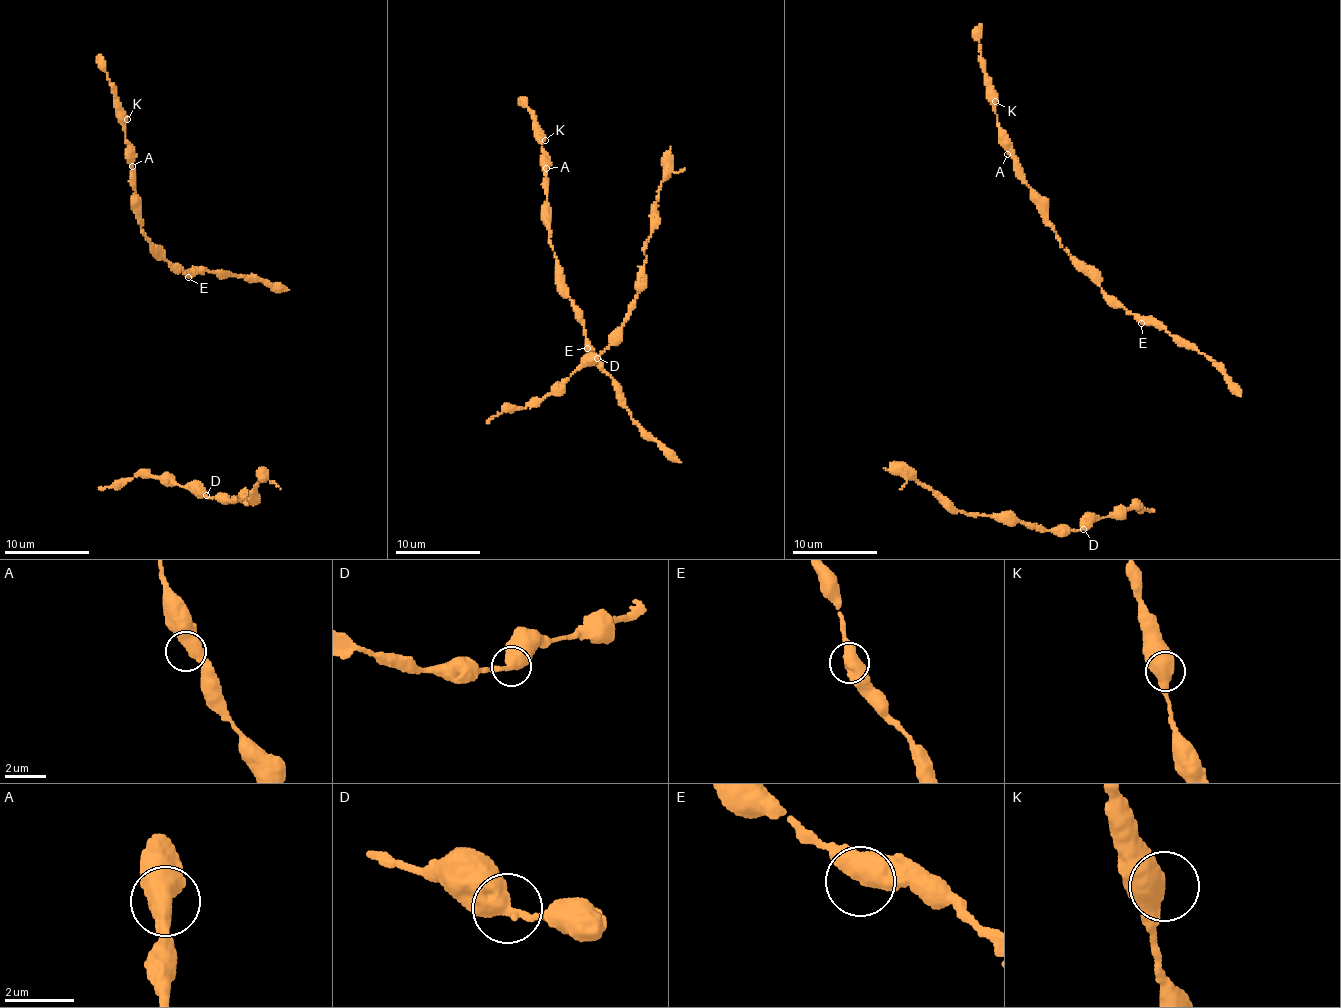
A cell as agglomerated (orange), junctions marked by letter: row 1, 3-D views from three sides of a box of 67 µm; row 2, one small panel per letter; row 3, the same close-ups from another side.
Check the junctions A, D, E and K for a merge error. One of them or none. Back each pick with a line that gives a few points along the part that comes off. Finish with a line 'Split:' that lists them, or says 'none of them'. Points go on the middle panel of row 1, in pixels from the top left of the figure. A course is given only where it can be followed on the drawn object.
D: foreign part runs (598, 357), (592, 357), (583, 364), (560, 389), (526, 406), (502, 411), (487, 423)
Split: D

